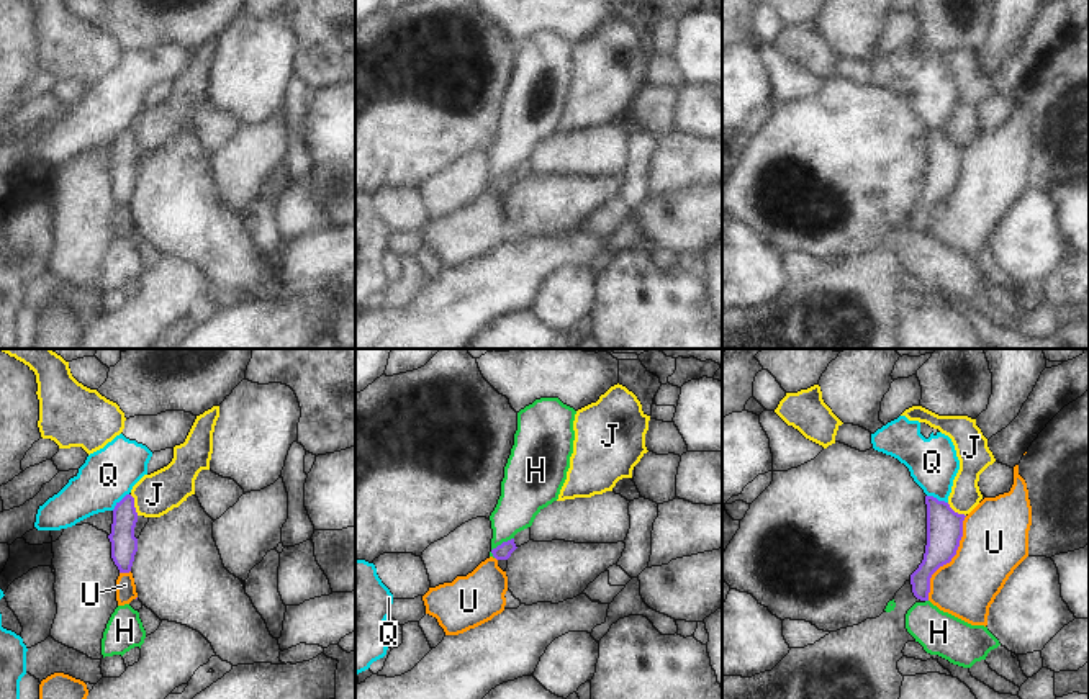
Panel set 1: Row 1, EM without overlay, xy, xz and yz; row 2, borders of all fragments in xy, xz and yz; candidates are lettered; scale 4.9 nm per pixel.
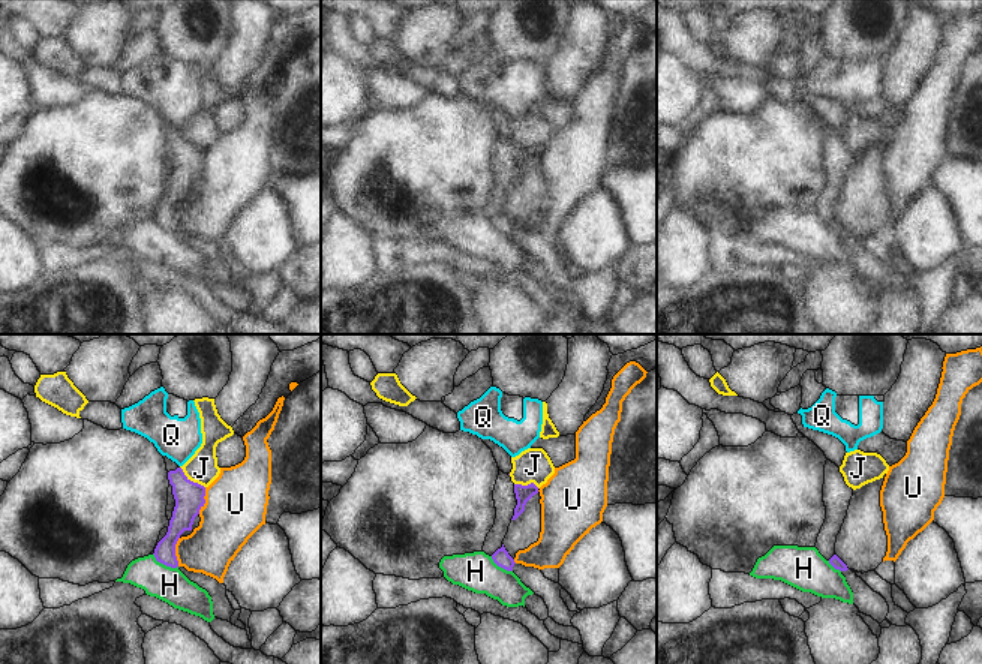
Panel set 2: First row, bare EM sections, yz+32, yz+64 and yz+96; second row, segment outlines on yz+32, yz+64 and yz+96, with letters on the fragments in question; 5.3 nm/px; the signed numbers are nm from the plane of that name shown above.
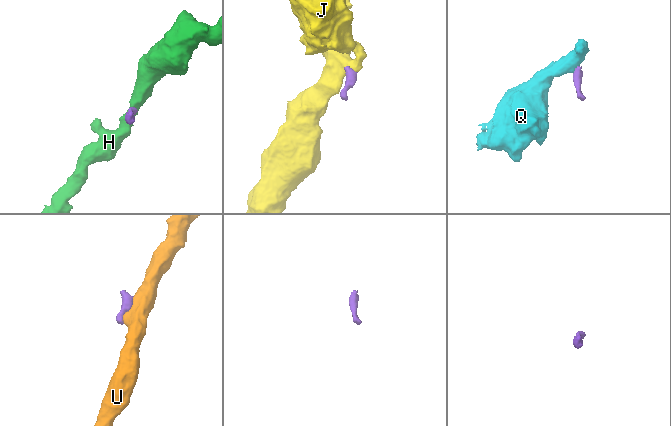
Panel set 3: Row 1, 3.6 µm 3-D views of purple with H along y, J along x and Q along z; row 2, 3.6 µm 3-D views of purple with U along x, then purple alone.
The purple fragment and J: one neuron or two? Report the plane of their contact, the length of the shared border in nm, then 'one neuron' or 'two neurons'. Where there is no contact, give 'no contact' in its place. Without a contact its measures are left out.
xy | 110 nm | two neurons

